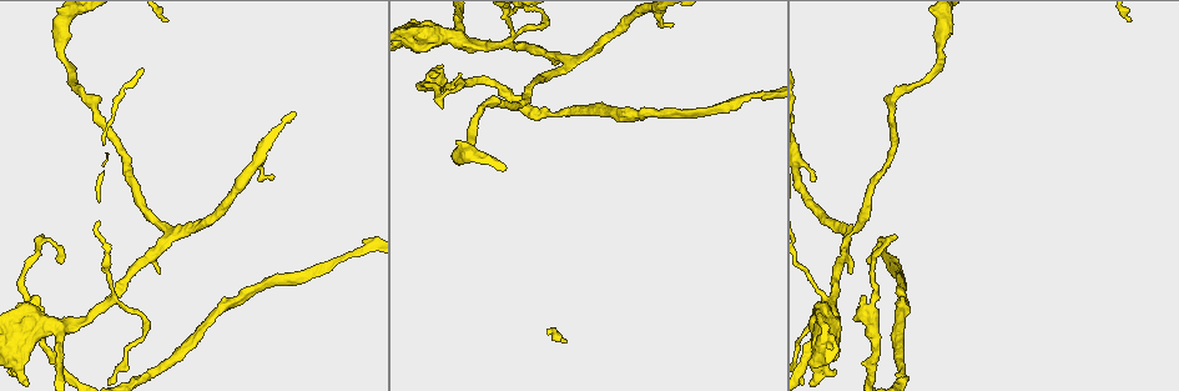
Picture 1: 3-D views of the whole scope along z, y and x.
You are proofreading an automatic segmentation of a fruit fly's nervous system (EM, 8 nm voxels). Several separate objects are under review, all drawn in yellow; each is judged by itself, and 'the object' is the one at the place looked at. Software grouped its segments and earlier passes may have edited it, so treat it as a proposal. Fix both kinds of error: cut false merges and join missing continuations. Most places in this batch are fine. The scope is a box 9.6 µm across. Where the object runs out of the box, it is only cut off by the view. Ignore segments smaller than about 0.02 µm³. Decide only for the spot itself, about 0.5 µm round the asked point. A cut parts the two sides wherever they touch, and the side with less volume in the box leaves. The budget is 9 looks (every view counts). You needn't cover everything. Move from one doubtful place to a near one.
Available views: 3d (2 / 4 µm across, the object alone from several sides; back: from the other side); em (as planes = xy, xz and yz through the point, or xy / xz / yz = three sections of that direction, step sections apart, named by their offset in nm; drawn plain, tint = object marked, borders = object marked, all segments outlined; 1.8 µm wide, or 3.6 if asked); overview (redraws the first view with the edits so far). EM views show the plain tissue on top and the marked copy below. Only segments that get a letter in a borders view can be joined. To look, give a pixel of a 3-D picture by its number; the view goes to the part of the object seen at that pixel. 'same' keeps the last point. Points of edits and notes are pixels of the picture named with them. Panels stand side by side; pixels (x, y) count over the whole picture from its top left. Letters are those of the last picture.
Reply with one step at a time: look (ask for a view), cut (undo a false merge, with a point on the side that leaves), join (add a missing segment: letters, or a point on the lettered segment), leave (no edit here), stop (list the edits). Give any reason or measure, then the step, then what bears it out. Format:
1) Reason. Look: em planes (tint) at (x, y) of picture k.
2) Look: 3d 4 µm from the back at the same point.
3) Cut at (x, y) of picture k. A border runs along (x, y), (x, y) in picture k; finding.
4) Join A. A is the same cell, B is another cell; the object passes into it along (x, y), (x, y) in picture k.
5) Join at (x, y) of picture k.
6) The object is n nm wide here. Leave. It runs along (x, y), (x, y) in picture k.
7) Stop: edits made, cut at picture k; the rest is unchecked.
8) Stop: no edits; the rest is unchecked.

Branch stops here. Look: em planes (borders) at (34, 297) of picture 1.

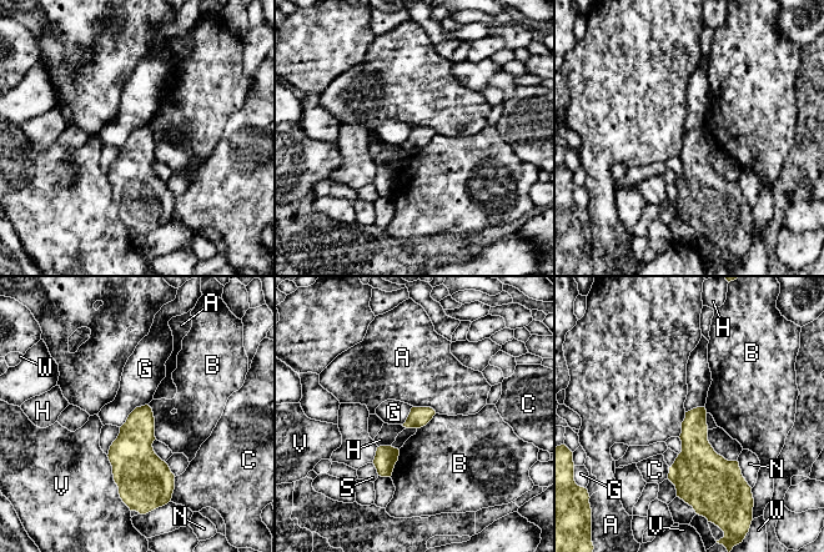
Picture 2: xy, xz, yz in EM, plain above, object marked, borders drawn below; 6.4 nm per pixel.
Leave. A, B, C, G, H, N, S, V and W are other cells; a border runs along (147, 404), (136, 407), (120, 427) in picture 2; no lettered segment goes on from it.

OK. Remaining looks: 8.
Four or more arms meet. Look: em 3.6 µm planes (borders) at (831, 298) of picture 1.

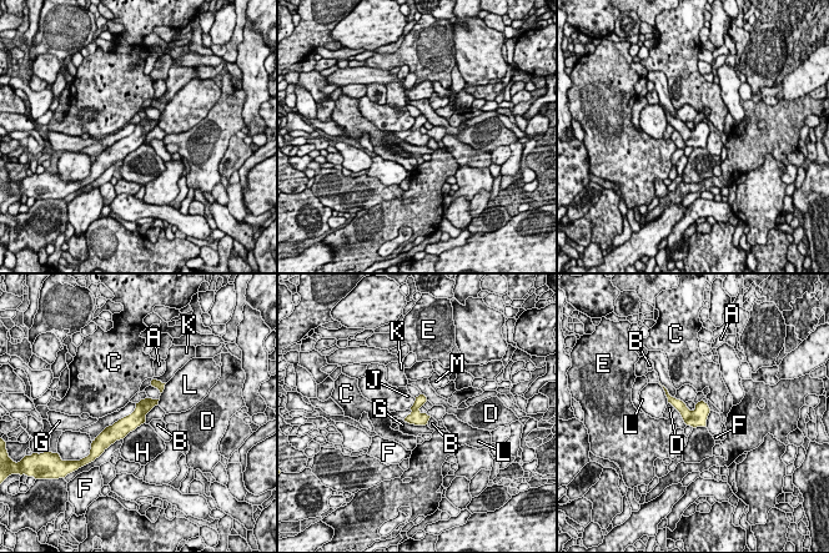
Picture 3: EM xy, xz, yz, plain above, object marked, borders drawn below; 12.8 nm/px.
Leave. A, B, C, D, E, F, G, H, J, K, L and M are other cells; it runs along (154, 402), (110, 436) in picture 3; continuous, no second cell.

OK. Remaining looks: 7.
Abrupt turn. Look: 3d 2 µm at (58, 34) of picture 1.

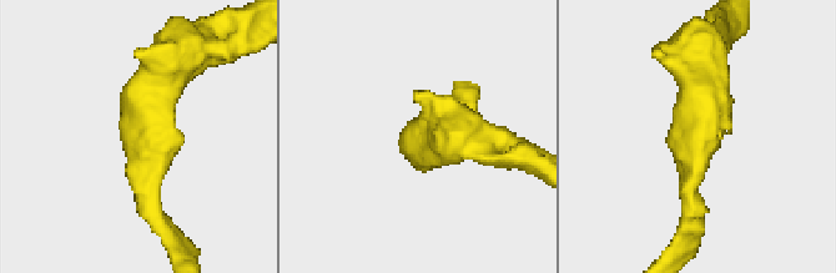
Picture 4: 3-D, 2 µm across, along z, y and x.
Look: em xz step 4 (tint) at (426, 132) of picture 4.

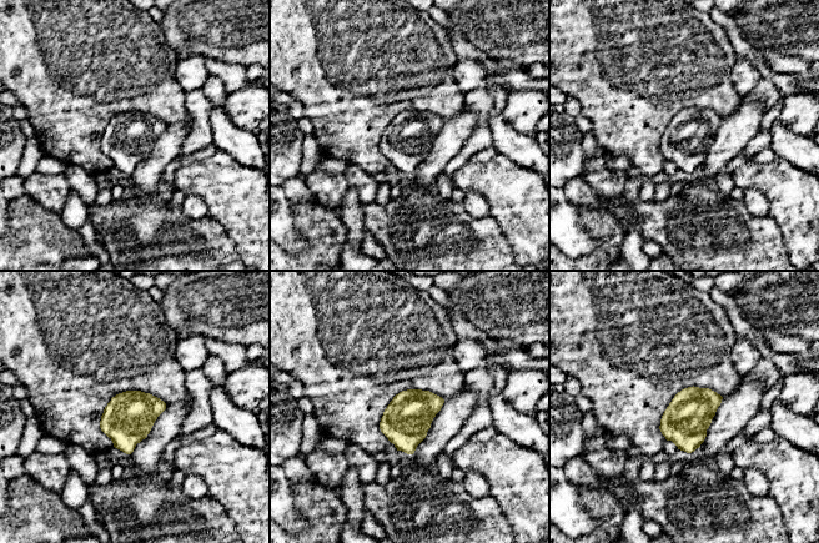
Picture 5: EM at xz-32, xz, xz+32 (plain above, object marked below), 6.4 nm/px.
Look: em xy step 4 (borders) at the same point.

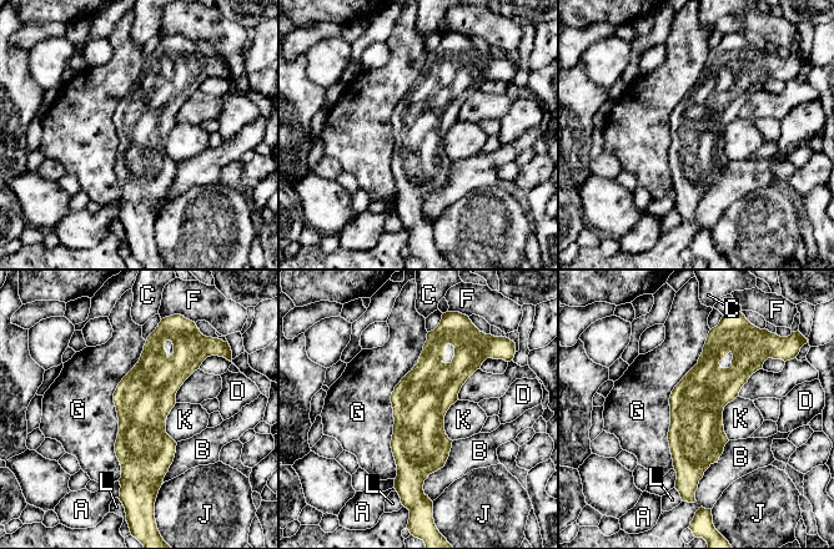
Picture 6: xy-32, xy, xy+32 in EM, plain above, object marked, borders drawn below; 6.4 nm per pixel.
Leave. A, B, C, D, F, G, J, K and L are other cells; continuous, no second cell.

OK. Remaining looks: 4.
Look: em xz step 16 (borders) at (814, 178) of picture 1.

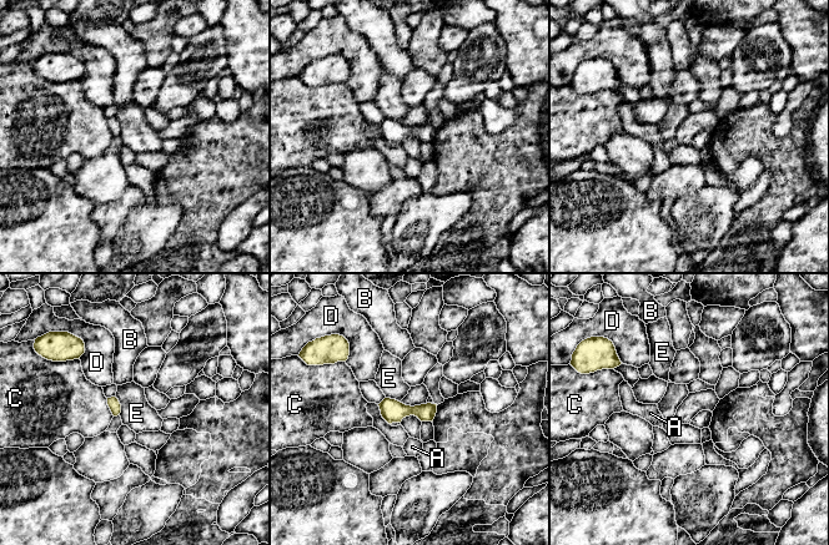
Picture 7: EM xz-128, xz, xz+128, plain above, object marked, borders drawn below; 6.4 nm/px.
Look: em planes (borders) at the same point.

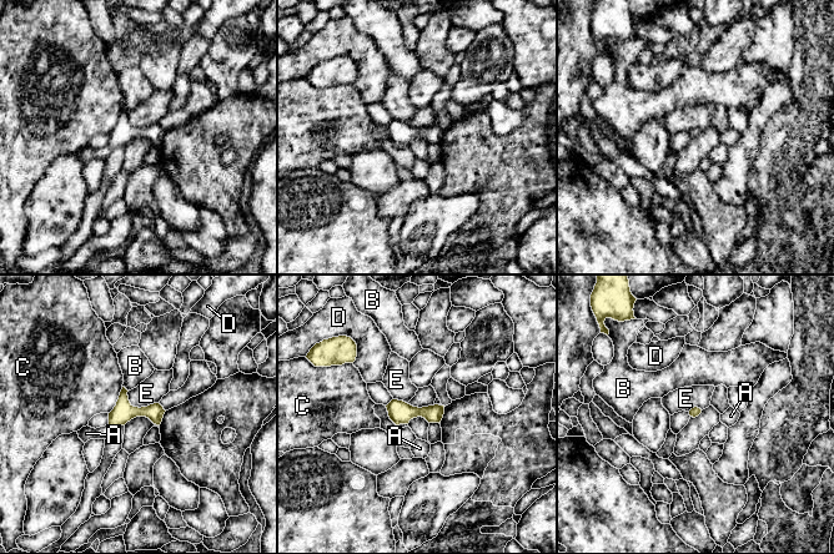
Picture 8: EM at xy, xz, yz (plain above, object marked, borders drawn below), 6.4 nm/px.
Leave. A, B, C, D and E are other cells; none of them fits.

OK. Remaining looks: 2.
Stop: no edits; the rest is unchecked.

